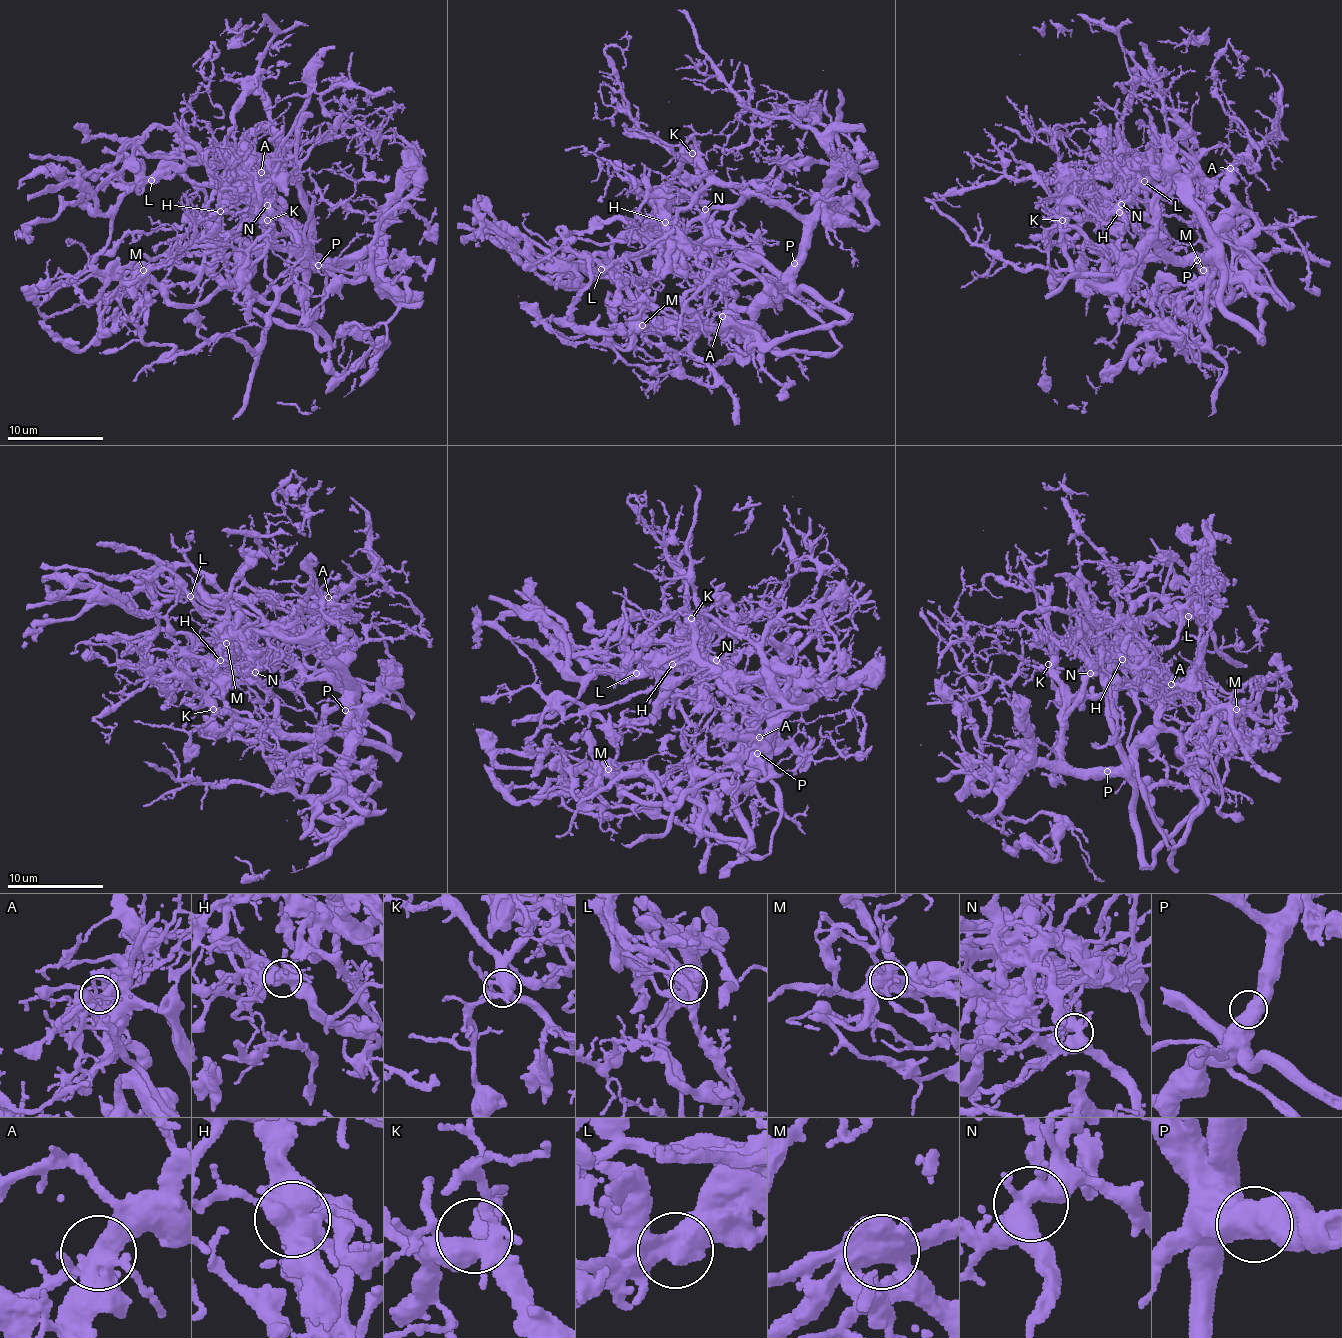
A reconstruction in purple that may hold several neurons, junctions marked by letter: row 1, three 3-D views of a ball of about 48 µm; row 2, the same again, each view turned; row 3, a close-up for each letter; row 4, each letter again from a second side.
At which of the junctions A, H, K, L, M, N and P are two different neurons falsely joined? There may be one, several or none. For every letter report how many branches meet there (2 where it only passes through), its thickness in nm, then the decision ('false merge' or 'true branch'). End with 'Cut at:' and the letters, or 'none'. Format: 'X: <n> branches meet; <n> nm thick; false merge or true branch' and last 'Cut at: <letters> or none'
A: 5 branches meet; 500 nm thick; true branch
H: 5 branches meet; 600 nm thick; false merge
K: 5 branches meet; 460 nm thick; true branch
L: 2 branches meet; 650 nm thick; false merge
M: 4 branches meet; 650 nm thick; false merge
N: 4 branches meet; 460 nm thick; true branch
P: 2 branches meet; 650 nm thick; true branch
Cut at: H, L, M

